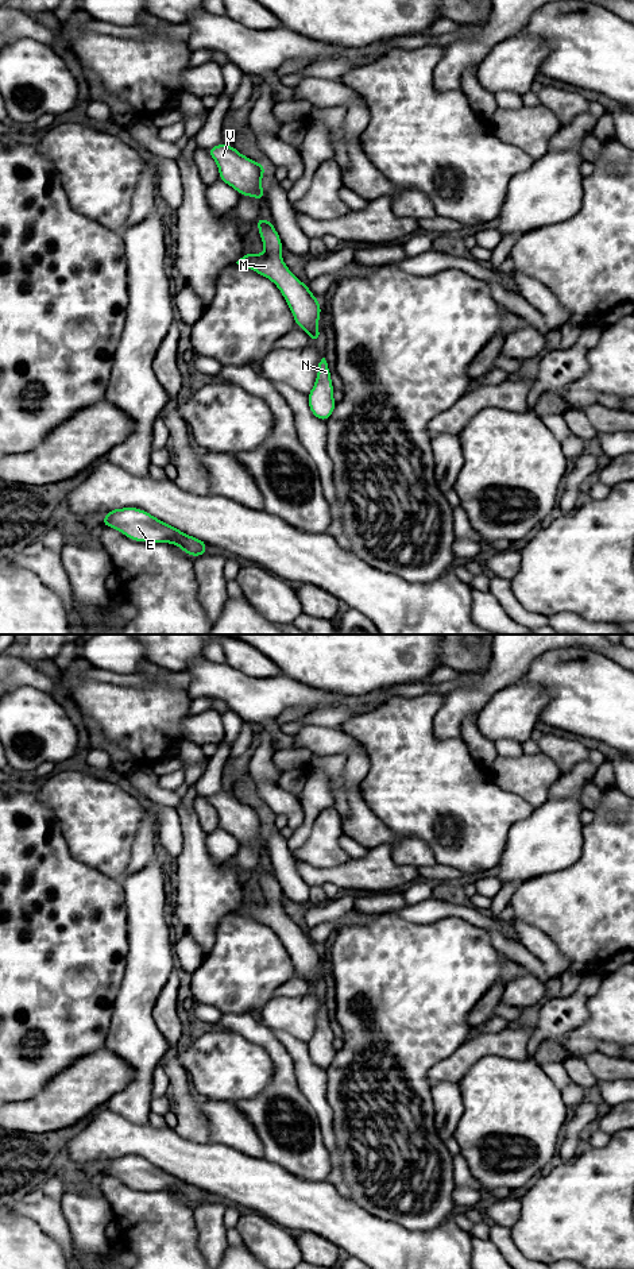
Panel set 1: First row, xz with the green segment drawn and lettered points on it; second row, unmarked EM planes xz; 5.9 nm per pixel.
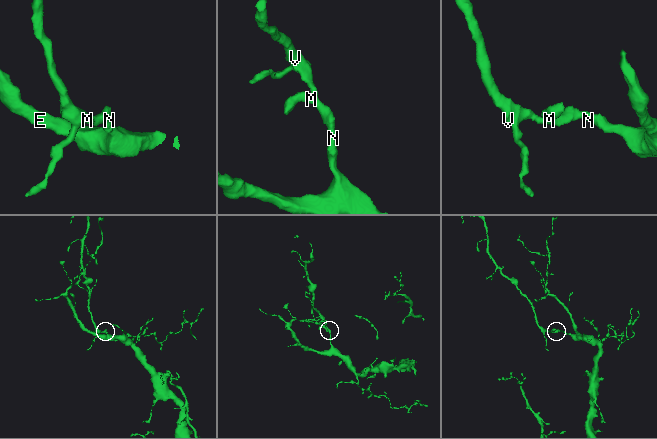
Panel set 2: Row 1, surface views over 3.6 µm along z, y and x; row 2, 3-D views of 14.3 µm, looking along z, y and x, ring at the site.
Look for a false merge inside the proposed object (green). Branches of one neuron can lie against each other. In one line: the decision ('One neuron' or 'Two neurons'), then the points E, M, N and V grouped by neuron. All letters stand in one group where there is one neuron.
One neuron. Groups: E M N V

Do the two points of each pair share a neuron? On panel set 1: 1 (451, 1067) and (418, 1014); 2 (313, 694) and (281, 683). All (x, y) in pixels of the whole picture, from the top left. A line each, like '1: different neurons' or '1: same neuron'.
1: different neurons
2: same neuron

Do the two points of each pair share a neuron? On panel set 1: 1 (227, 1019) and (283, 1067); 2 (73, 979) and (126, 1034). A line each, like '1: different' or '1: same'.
1: same
2: different

